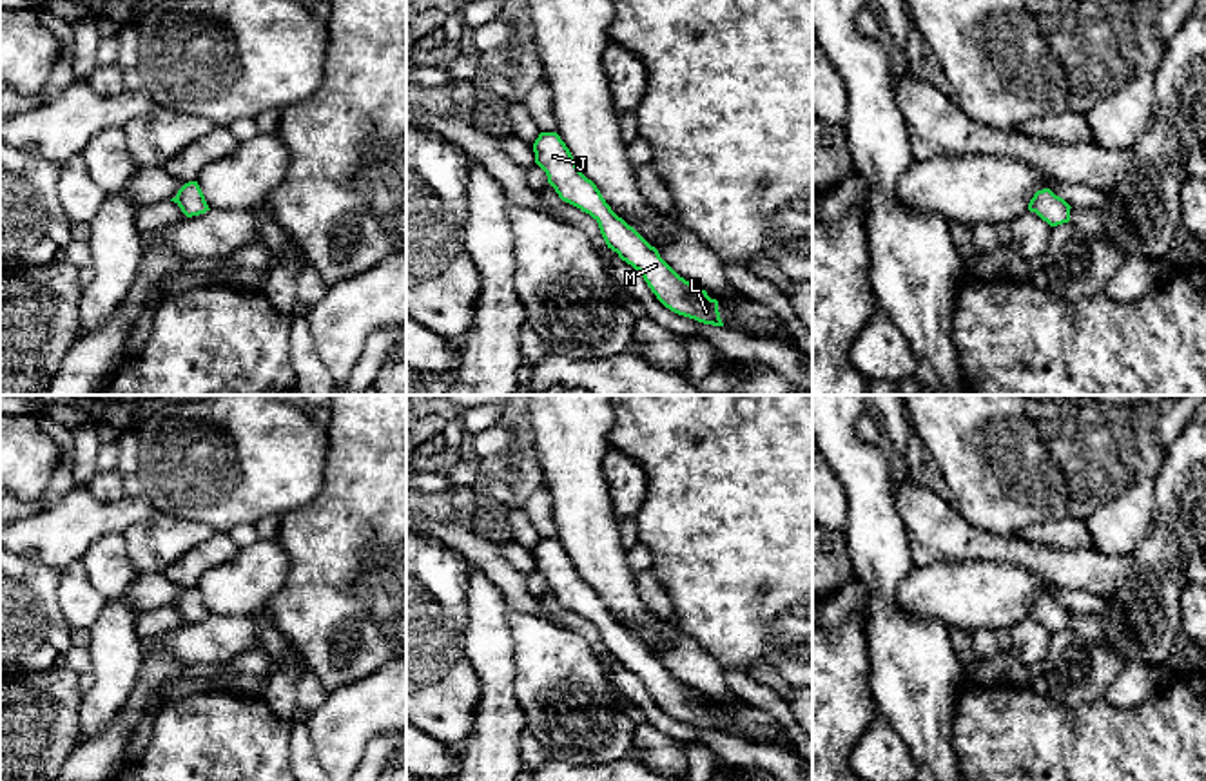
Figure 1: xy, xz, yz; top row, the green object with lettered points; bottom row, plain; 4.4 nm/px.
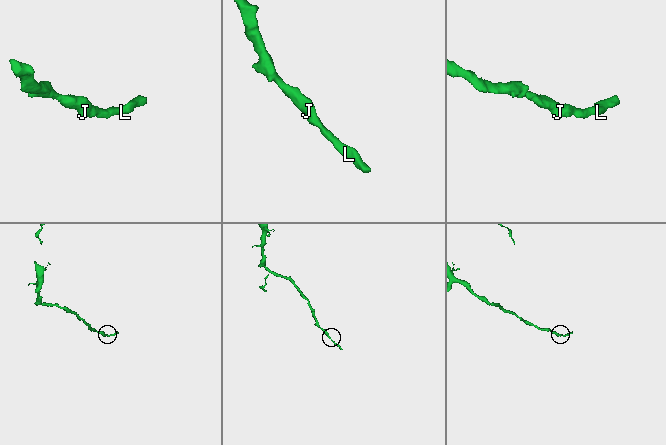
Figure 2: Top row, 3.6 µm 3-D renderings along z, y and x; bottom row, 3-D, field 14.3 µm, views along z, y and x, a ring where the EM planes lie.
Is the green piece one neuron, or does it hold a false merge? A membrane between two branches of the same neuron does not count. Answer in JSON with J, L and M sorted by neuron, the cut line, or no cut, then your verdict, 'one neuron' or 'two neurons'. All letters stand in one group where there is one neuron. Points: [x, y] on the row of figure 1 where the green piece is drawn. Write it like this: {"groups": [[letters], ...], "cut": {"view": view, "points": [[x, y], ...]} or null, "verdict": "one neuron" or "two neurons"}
{"groups": [["J", "L", "M"]], "cut": null, "verdict": "one neuron"}

